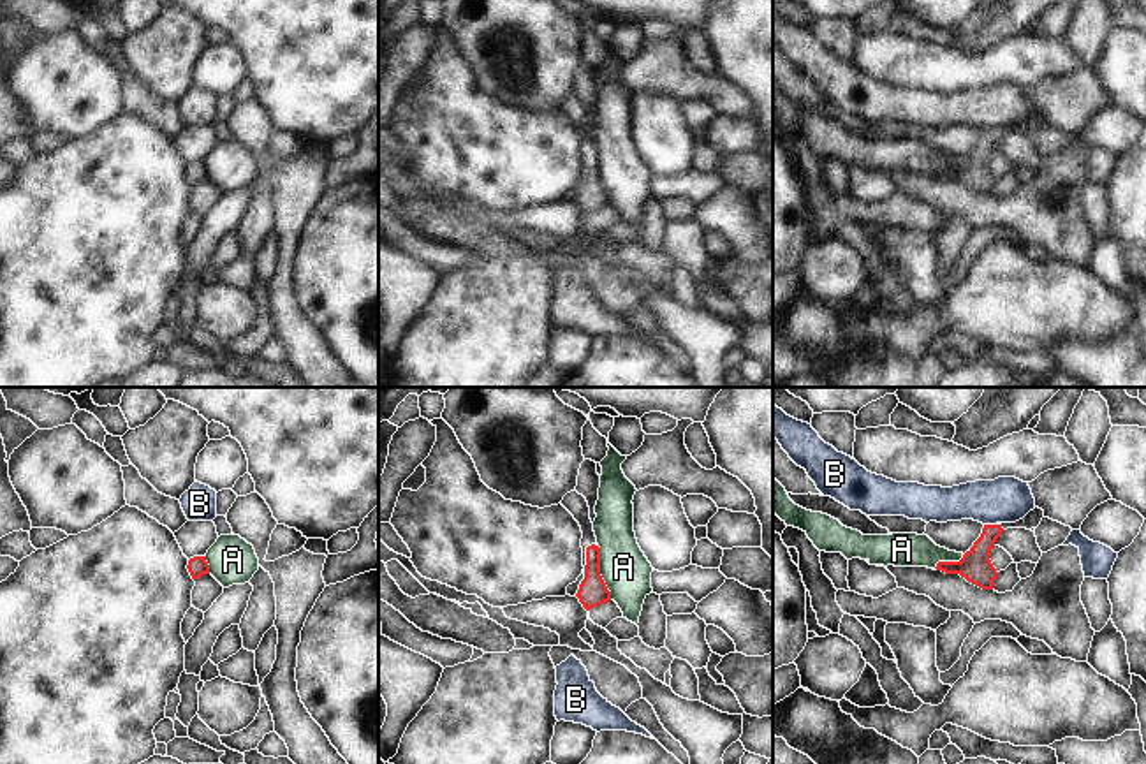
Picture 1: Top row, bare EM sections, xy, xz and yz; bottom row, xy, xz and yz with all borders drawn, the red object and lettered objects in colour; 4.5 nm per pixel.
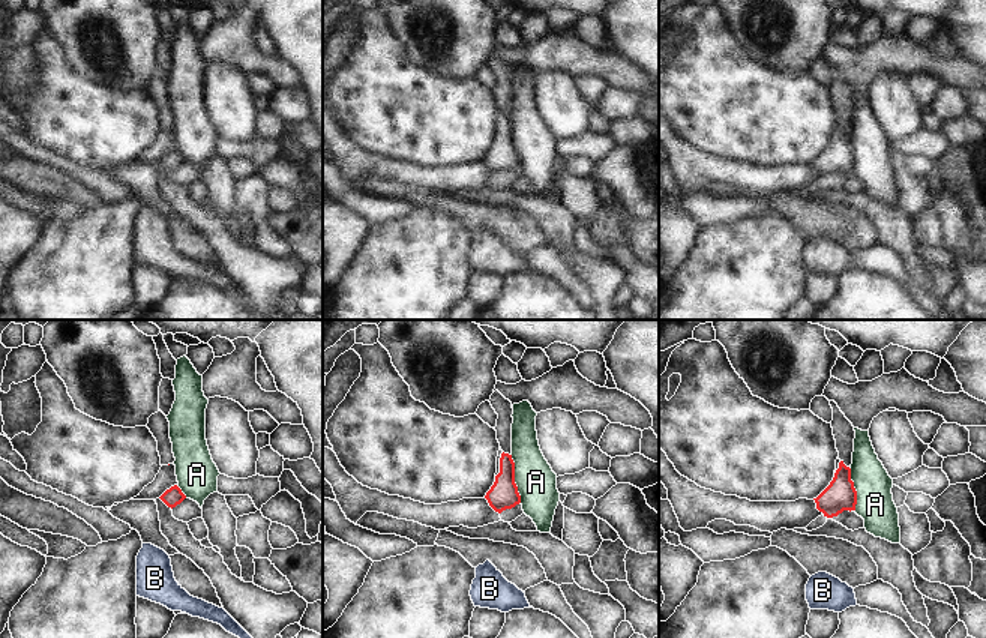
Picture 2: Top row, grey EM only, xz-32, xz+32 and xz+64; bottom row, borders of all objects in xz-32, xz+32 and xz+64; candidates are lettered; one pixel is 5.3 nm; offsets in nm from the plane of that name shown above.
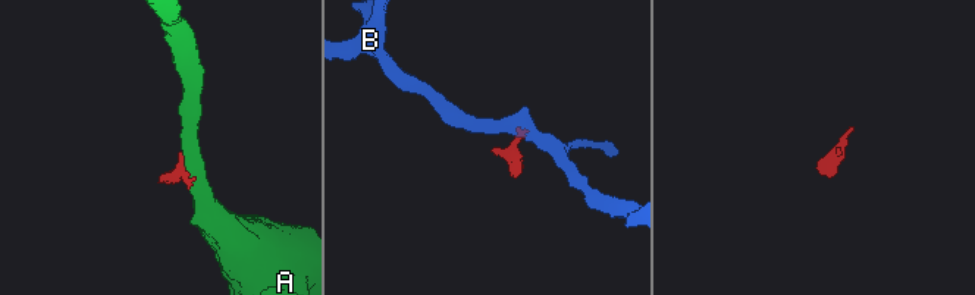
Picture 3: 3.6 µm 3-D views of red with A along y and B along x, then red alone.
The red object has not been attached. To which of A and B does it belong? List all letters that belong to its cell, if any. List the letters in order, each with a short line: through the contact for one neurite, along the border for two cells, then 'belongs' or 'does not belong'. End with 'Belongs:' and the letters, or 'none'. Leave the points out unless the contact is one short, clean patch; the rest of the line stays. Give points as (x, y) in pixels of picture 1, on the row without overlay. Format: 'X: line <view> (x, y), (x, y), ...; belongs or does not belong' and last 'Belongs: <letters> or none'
A: line xz (597, 152), (599, 180), (611, 205); does not belong
B: line yz (984, 129), (995, 131); does not belong
Belongs: none

